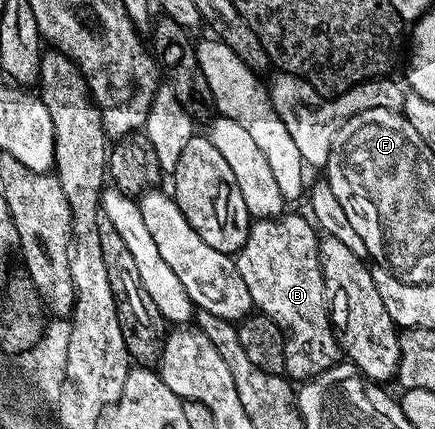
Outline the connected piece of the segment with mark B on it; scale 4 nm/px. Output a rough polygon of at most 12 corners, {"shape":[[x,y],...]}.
{"shape":[[287,211],[234,258],[299,383],[341,361],[321,237]]}

